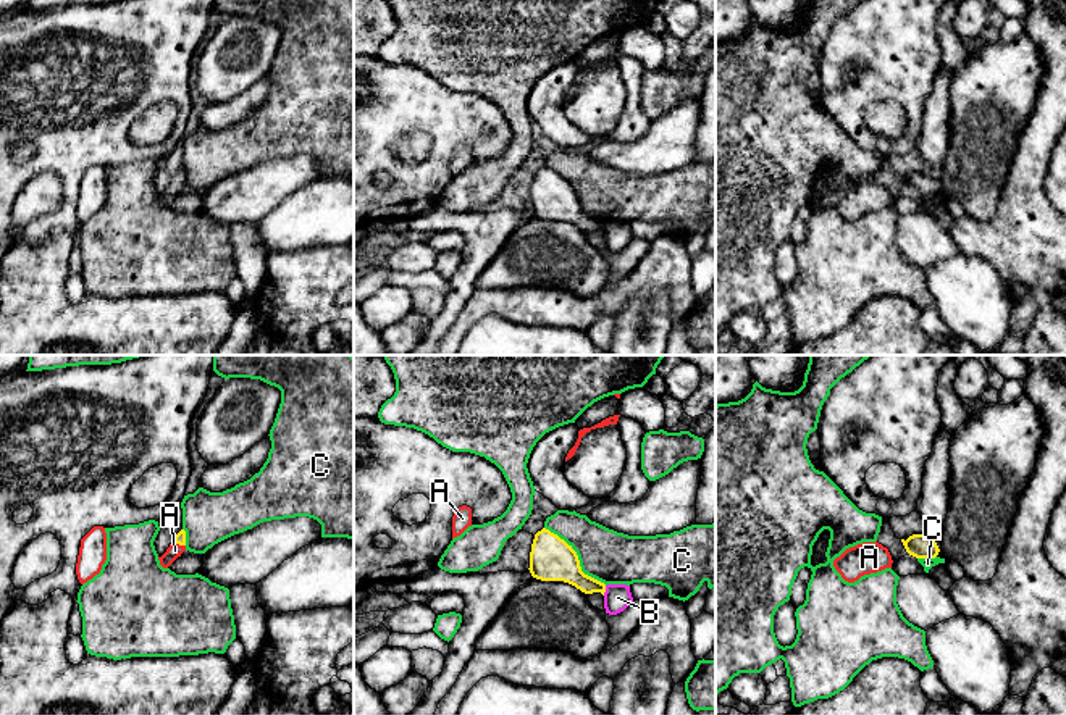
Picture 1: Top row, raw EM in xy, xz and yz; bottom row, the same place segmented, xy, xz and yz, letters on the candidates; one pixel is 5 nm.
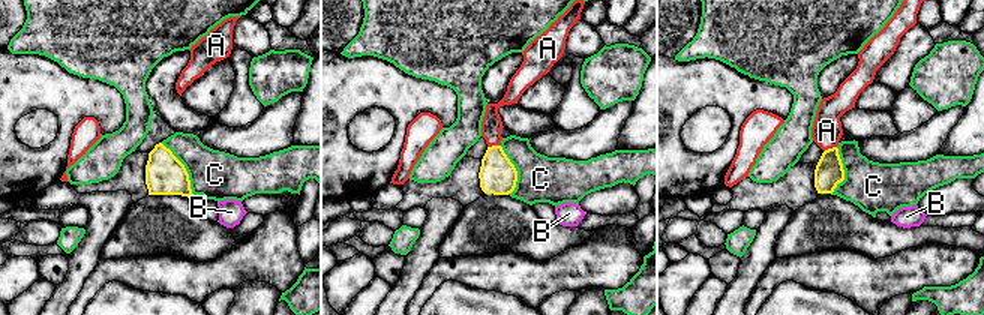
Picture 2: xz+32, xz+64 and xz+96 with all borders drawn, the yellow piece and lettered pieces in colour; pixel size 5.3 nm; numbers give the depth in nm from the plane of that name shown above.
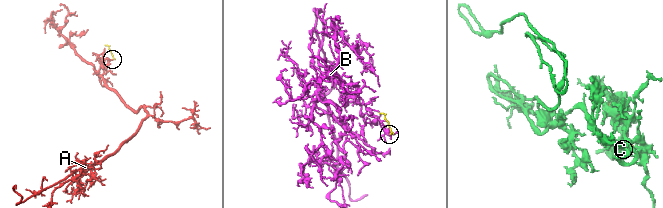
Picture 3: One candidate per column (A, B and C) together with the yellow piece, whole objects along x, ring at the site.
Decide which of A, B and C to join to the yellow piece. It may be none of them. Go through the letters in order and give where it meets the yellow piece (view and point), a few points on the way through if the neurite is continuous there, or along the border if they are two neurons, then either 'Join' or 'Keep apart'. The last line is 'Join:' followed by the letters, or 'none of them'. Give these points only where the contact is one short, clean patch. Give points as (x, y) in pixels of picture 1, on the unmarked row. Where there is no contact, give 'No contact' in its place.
A: Touches yellow at xy (180, 183). Path across: xy (180, 176), (180, 183), (175, 189). Join
B: Touches yellow at xz (604, 229). Boundary: xz (606, 225), (603, 233). Keep apart
C: Touches yellow at xz (577, 197). Keep apart
Join: A

